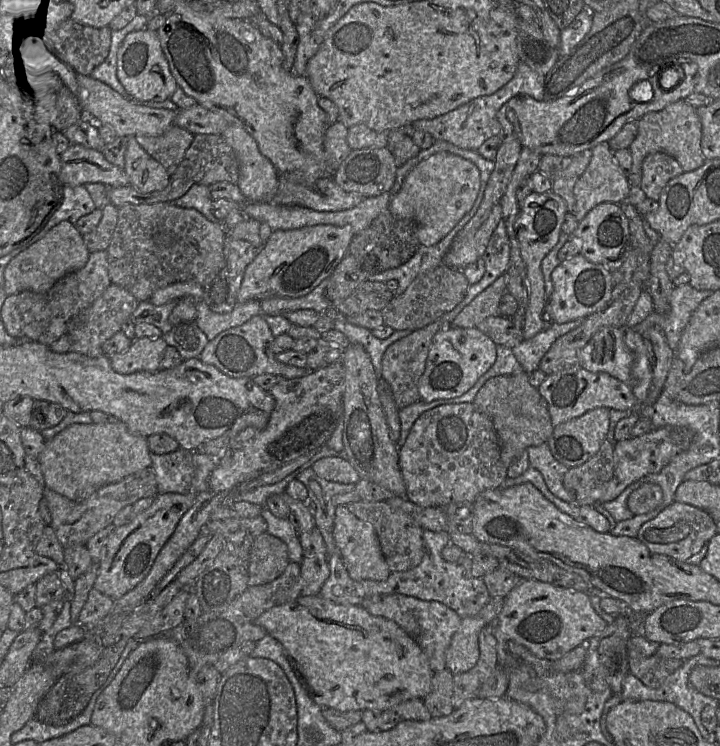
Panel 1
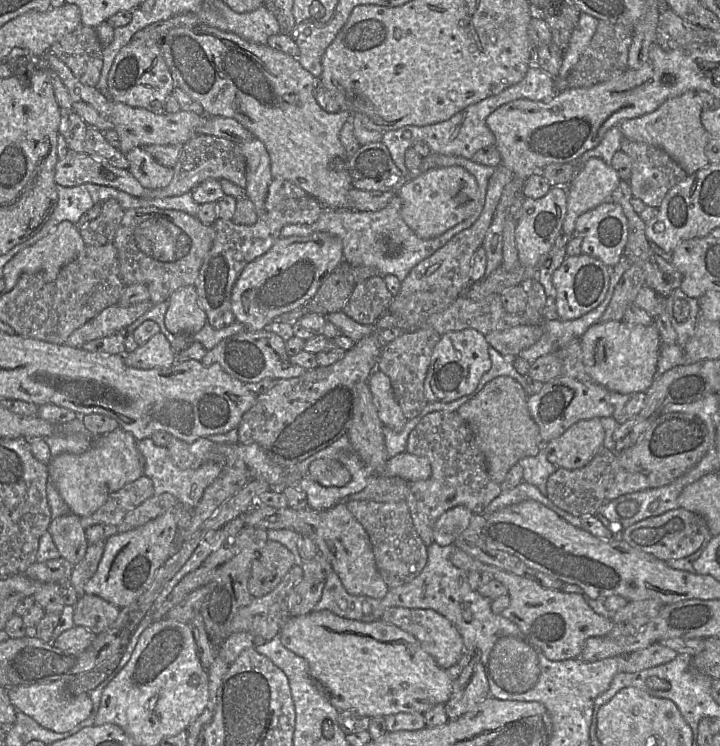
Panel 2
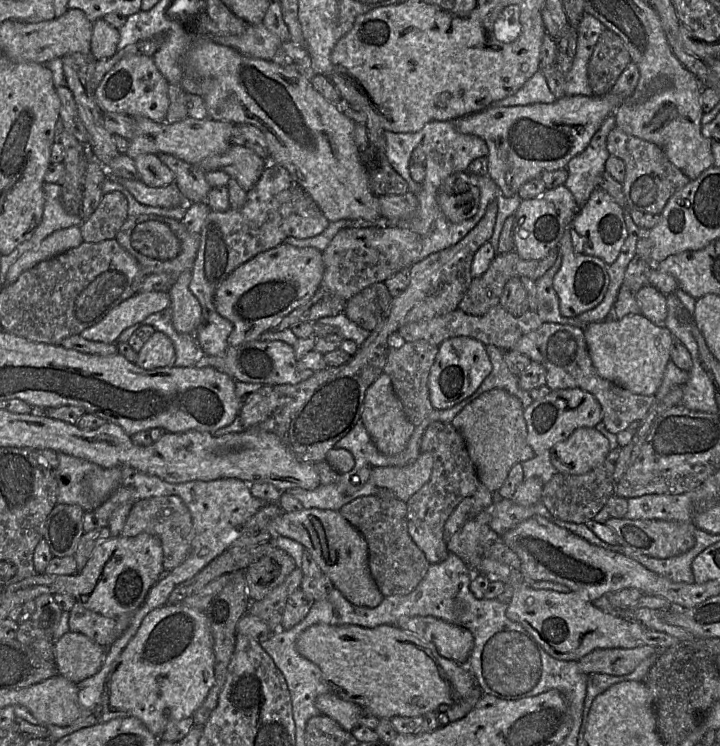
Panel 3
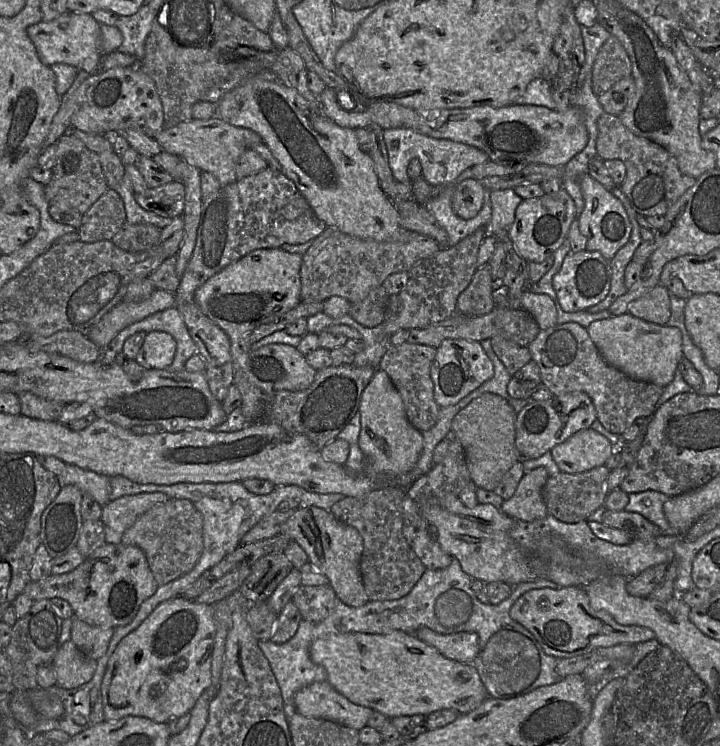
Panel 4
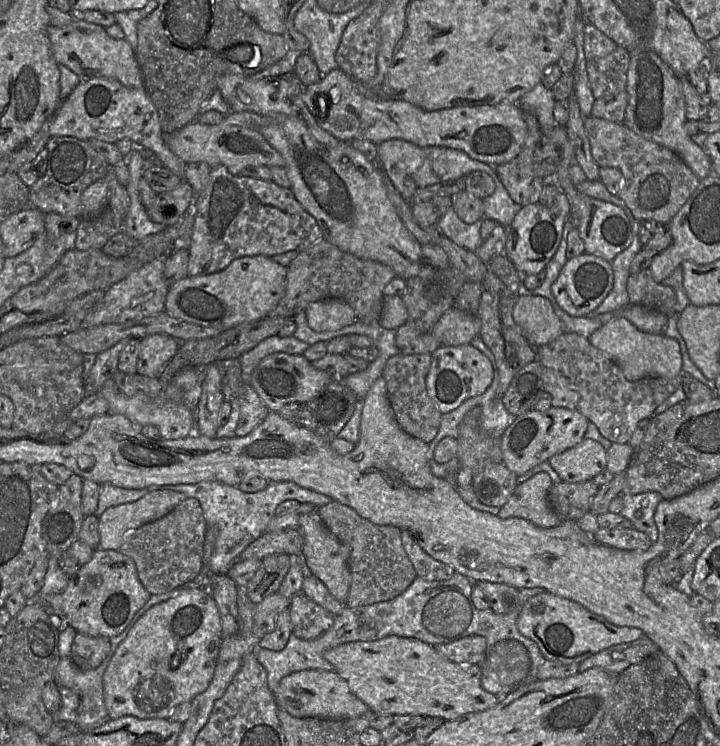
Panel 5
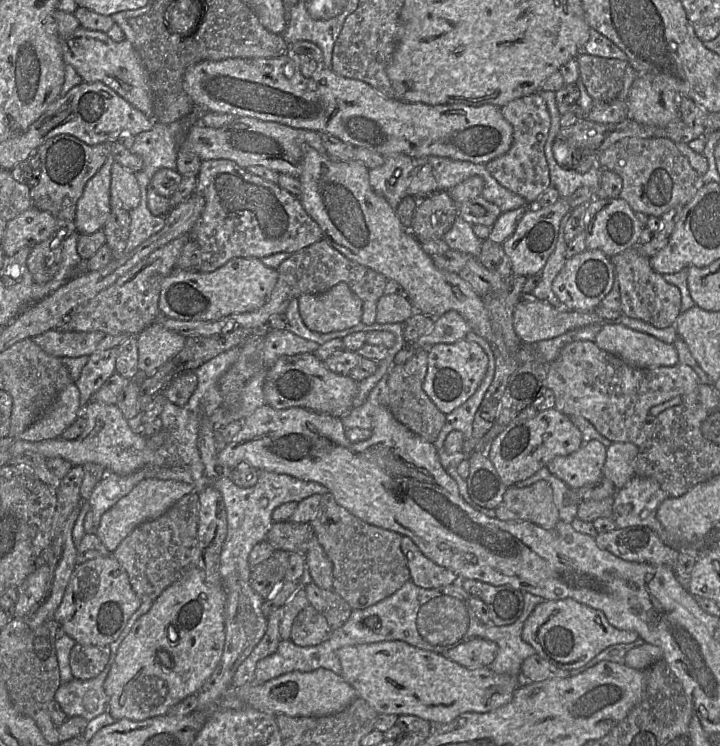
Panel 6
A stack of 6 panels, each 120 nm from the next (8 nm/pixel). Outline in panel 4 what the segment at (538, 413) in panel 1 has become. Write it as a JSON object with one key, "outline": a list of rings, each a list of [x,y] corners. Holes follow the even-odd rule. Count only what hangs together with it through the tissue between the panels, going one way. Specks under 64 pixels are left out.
{"outline":[[[484,393],[453,418],[451,431],[464,449],[471,480],[478,488],[494,490],[505,473],[521,460],[515,445],[516,417],[506,399]]]}

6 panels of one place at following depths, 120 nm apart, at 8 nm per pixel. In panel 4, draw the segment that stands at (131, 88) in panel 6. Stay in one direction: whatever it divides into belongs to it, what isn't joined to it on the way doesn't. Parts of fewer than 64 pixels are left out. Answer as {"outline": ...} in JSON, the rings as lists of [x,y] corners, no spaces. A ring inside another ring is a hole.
{"outline":[[[66,11],[51,21],[40,21],[27,28],[40,61],[48,66],[64,63],[77,70],[92,71],[98,64],[100,52],[100,24],[89,13]]]}

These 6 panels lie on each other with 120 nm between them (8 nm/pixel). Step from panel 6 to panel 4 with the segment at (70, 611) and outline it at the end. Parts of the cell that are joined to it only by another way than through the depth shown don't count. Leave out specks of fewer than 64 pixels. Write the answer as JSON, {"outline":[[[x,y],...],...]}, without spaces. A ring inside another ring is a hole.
{"outline":[[[105,542],[74,570],[29,581],[23,593],[32,600],[59,597],[70,604],[74,616],[87,624],[115,628],[128,624],[135,617],[142,602],[157,587],[145,554],[139,547]]]}

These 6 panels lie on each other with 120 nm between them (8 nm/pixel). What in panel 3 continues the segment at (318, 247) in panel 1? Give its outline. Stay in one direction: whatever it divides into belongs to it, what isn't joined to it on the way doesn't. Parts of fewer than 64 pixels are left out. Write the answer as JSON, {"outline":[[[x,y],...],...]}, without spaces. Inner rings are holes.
{"outline":[[[285,242],[237,267],[214,295],[216,311],[233,324],[229,346],[258,339],[293,310],[307,303],[320,288],[323,273],[322,251],[314,247],[298,248]]]}

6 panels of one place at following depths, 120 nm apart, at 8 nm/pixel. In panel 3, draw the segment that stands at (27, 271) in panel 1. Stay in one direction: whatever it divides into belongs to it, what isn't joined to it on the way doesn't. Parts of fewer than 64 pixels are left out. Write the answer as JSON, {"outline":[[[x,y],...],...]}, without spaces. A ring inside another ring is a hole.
{"outline":[[[71,226],[53,232],[38,247],[25,252],[10,266],[6,275],[6,284],[14,283],[22,272],[44,260],[76,248],[82,242],[79,226]]]}

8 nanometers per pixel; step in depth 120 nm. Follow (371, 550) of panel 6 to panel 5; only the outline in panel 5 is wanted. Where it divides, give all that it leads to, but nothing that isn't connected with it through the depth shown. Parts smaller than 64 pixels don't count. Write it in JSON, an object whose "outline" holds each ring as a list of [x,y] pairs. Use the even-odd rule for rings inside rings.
{"outline":[[[333,500],[317,509],[323,524],[350,550],[351,585],[346,605],[351,608],[389,601],[405,592],[417,577],[402,542],[402,529],[377,525],[361,517],[351,507]]]}

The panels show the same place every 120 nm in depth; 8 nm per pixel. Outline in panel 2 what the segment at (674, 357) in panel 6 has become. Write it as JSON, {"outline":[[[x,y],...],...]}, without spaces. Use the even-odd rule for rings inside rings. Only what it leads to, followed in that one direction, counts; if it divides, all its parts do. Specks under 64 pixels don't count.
{"outline":[[[609,320],[591,325],[580,338],[582,360],[586,372],[592,380],[603,385],[611,392],[620,394],[646,392],[652,385],[657,373],[661,339],[655,324],[629,324],[621,321]]]}

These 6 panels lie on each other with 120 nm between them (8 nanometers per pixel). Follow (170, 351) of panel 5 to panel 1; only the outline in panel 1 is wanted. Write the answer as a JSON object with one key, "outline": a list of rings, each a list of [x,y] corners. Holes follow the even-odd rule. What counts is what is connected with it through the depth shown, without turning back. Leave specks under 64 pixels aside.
{"outline":[[[142,337],[133,340],[127,350],[108,357],[113,370],[120,374],[155,372],[160,369],[167,346],[163,337]]]}

